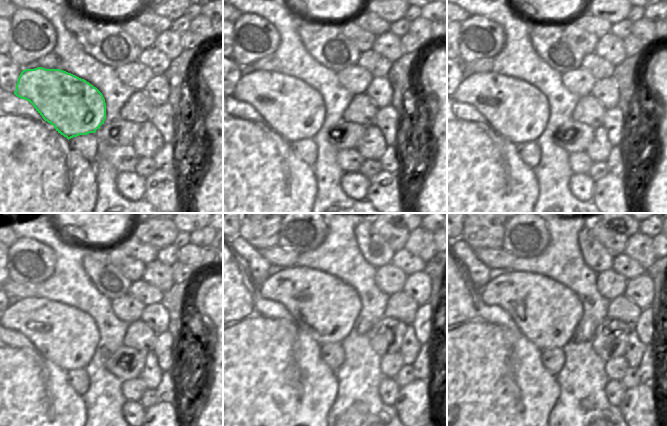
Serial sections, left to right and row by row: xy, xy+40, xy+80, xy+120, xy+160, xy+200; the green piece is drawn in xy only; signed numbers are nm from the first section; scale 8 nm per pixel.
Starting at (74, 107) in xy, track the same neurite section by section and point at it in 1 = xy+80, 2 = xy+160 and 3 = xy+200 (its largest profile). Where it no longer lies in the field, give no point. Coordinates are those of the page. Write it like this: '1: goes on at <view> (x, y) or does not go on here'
1: goes on at xy+80 (513, 107)
2: goes on at xy+160 (307, 312)
3: goes on at xy+200 (537, 320)

